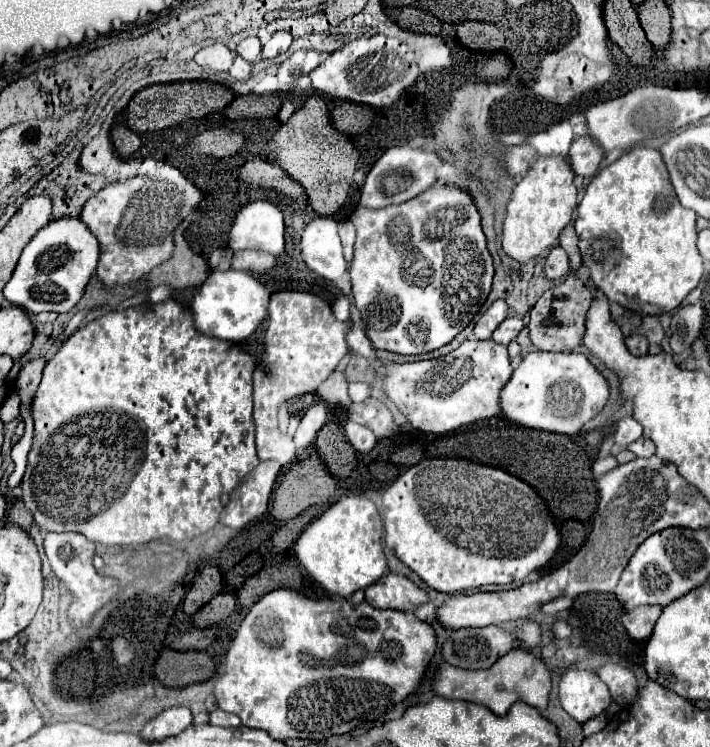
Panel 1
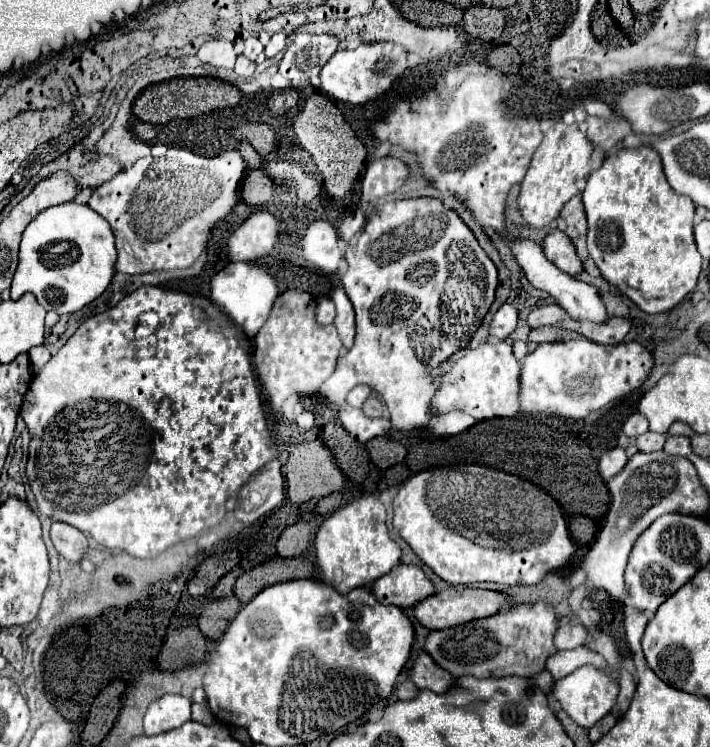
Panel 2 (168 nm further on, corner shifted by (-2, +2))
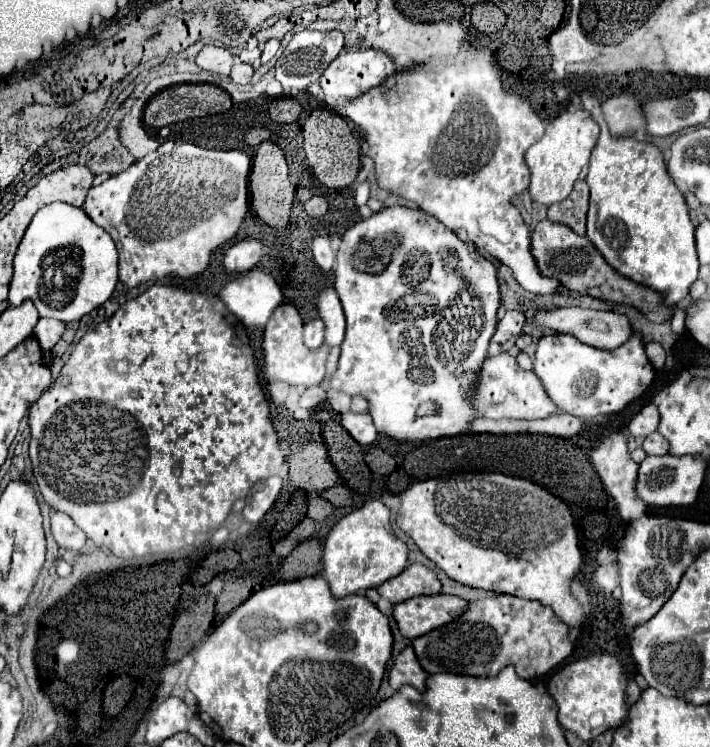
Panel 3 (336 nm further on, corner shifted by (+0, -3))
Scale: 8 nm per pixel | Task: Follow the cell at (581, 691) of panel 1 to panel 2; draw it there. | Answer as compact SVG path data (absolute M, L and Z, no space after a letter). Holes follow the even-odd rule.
M585 665L585 667L579 667L577 671L573 671L571 675L559 679L553 683L553 689L551 693L559 699L561 707L567 711L567 715L581 727L593 727L601 717L605 717L611 707L615 705L615 699L617 699L617 693L619 693L619 687L611 681L611 677L591 665Z

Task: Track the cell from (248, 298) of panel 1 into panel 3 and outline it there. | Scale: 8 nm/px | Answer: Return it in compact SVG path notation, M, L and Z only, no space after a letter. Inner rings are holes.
M251 270L243 276L239 276L237 280L229 282L223 286L223 290L219 292L219 296L223 298L225 306L247 326L265 326L269 316L273 314L273 310L283 302L283 292L279 288L279 284L265 272L261 270Z

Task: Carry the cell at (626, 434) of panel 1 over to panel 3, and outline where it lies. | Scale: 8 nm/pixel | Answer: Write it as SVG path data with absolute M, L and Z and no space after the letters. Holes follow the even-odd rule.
M647 404L629 424L629 432L637 438L637 436L649 436L657 430L659 424L659 412L657 408L653 408L653 404Z

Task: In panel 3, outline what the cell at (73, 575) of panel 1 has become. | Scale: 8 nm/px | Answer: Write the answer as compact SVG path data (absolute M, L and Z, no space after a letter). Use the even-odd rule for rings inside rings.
M65 512L51 514L51 532L61 548L79 552L85 544L85 532L79 530L71 520L71 516L67 516Z

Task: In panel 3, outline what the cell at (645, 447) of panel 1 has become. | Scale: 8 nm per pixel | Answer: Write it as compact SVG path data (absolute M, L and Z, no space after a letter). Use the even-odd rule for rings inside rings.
M653 432L645 438L643 448L645 448L647 454L667 454L669 452L669 442L659 432Z

